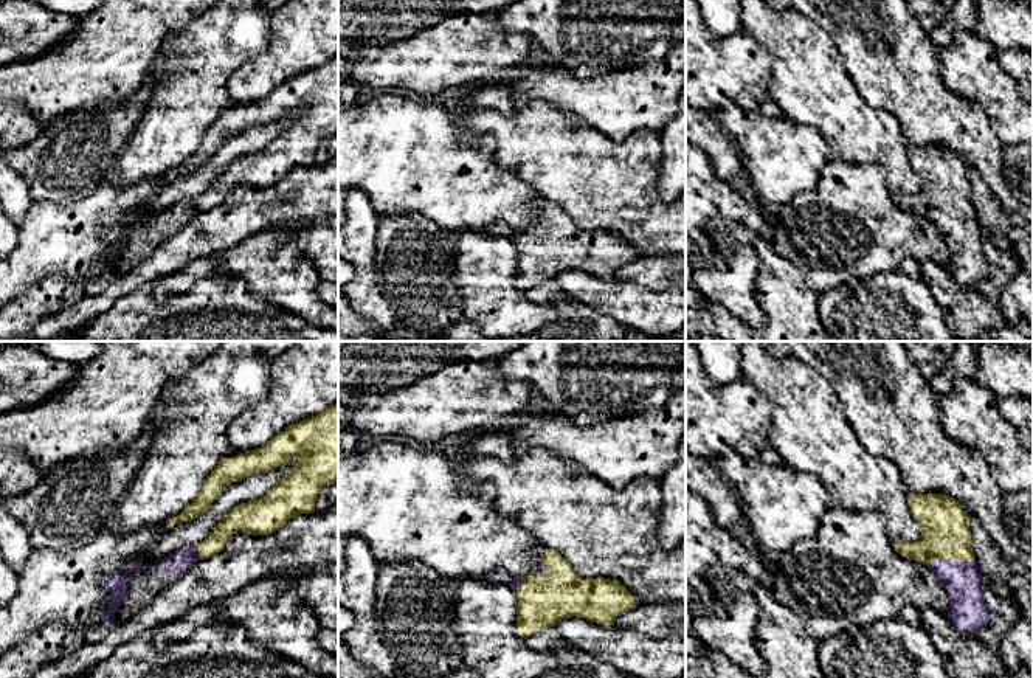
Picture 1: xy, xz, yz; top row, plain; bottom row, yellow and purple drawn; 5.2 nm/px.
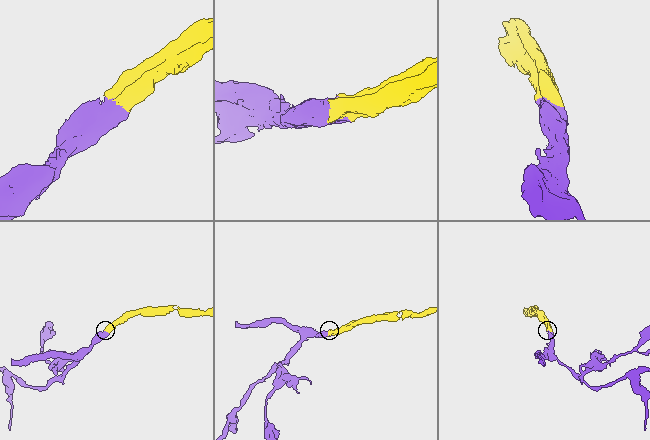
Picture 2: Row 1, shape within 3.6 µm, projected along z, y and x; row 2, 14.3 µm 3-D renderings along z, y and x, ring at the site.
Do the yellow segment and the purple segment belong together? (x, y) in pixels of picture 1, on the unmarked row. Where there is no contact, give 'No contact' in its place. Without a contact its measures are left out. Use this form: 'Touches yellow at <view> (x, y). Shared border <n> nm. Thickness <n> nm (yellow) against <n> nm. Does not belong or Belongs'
Touches yellow at yz (950, 213). Shared border 260 nm. Thickness 260 nm (yellow) against 200 nm. Belongs

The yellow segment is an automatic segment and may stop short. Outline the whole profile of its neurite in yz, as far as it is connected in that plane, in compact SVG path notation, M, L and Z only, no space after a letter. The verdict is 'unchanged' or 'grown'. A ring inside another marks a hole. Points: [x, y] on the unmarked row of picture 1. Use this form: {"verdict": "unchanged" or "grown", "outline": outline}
{"verdict": "grown", "outline": "M909 146L907 157L912 169L921 180L921 188L914 195L895 192L897 205L909 213L926 217L937 228L948 245L949 272L959 287L969 287L988 278L991 267L982 247L983 230L976 216L968 166L946 146Z"}

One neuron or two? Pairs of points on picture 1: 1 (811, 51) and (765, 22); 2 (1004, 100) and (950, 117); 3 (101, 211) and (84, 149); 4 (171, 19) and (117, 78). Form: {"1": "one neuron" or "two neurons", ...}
{"1": "one neuron", "2": "two neurons", "3": "two neurons", "4": "one neuron"}

